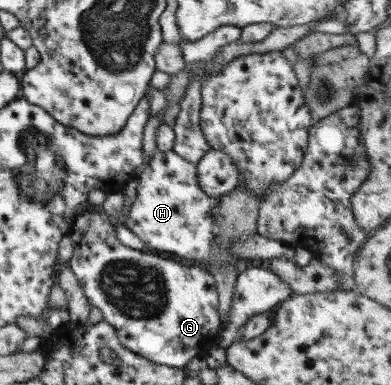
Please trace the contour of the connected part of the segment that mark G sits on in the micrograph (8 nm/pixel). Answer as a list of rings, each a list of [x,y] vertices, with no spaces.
[[[87,210],[76,217],[70,229],[68,236],[72,242],[72,254],[68,265],[89,305],[97,307],[102,320],[113,327],[119,343],[125,349],[146,360],[183,369],[190,359],[203,358],[207,351],[217,345],[223,328],[212,274],[204,266],[184,266],[170,258],[125,247],[117,241],[115,228],[107,220],[101,219],[98,213]]]

